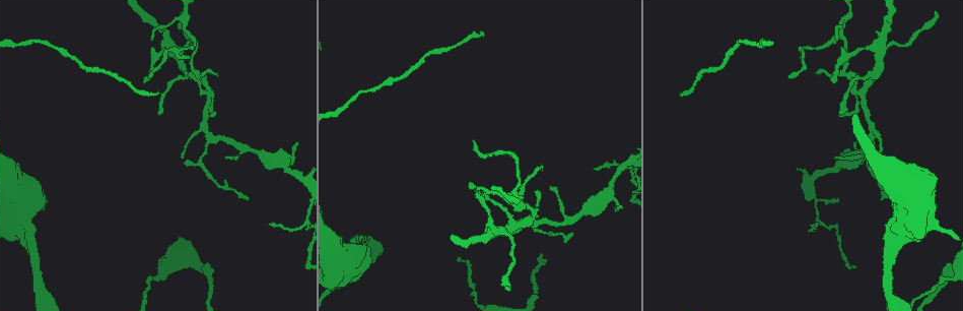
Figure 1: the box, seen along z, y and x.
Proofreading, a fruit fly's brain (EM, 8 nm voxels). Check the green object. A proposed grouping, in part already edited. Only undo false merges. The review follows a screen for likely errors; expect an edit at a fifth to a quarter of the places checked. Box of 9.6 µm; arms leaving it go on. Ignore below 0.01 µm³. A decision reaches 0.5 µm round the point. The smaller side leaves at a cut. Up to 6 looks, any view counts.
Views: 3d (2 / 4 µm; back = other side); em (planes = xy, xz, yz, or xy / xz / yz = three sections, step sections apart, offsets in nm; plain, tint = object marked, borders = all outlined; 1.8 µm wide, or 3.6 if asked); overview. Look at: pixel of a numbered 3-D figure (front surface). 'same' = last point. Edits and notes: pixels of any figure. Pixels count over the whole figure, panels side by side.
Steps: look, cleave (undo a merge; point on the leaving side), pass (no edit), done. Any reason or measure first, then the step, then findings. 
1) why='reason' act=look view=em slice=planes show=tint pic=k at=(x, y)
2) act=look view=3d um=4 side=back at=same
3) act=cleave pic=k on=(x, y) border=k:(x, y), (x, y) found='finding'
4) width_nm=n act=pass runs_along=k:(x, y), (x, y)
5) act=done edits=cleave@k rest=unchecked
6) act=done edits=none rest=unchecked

why='abrupt turn' act=look view=em slice=xy step=4 show=tint pic=1 at=(518, 194)

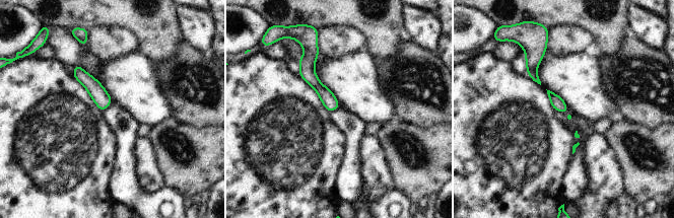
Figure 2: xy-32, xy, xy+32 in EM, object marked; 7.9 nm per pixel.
why='cut it another way' act=look view=em slice=planes show=borders at=same

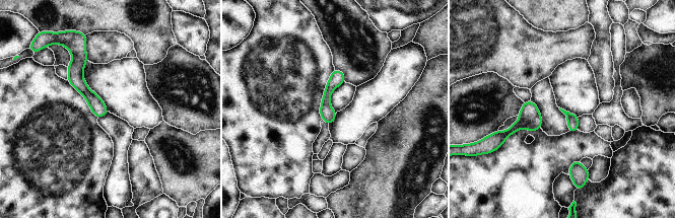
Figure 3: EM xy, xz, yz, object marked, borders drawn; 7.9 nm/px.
width_nm=100 act=pass found='continuous, no second neuron'

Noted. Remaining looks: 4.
why='thin neck' act=look view=em slice=planes show=tint pic=1 at=(33, 41)

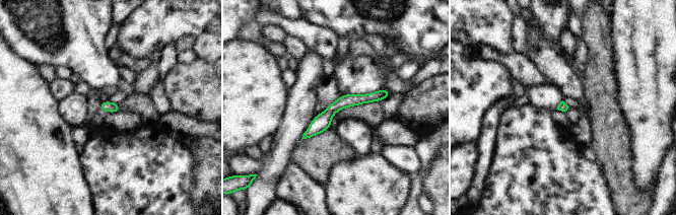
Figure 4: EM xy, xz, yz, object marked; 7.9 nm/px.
act=pass found='all the same neuron'

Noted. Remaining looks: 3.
why='a fork' act=look view=3d um=4 side=back pic=1 at=(898, 225)

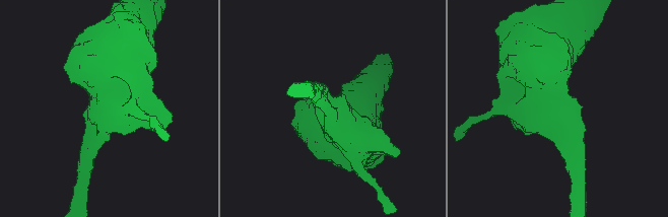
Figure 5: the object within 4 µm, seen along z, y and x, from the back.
arms=3 arm_widths_nm=170,300,950 act=look view=em um=3.6 slice=xz step=8 show=plain pic=5 at=(96, 111)

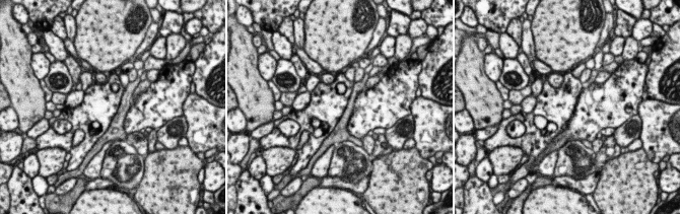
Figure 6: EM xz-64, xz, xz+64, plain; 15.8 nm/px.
act=look view=em um=3.6 slice=xz step=8 show=tint at=same

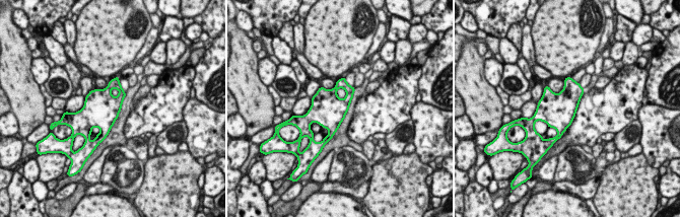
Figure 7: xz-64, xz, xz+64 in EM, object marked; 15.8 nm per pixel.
width_nm=480 act=pass found='all the same neuron'

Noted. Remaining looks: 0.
act=done edits=none rest=unchecked

